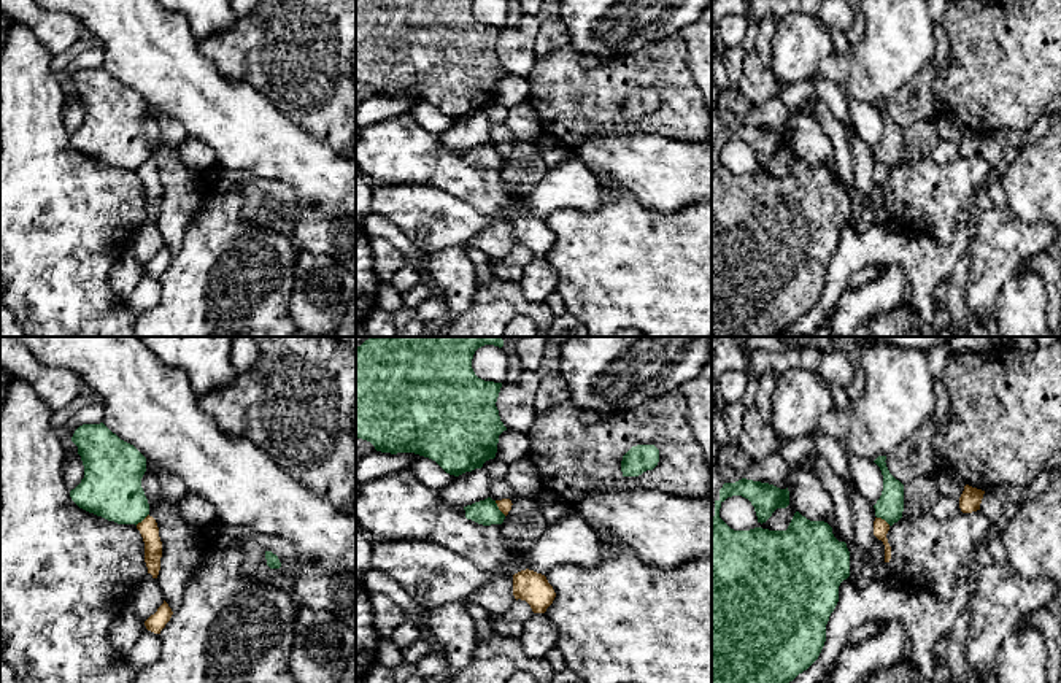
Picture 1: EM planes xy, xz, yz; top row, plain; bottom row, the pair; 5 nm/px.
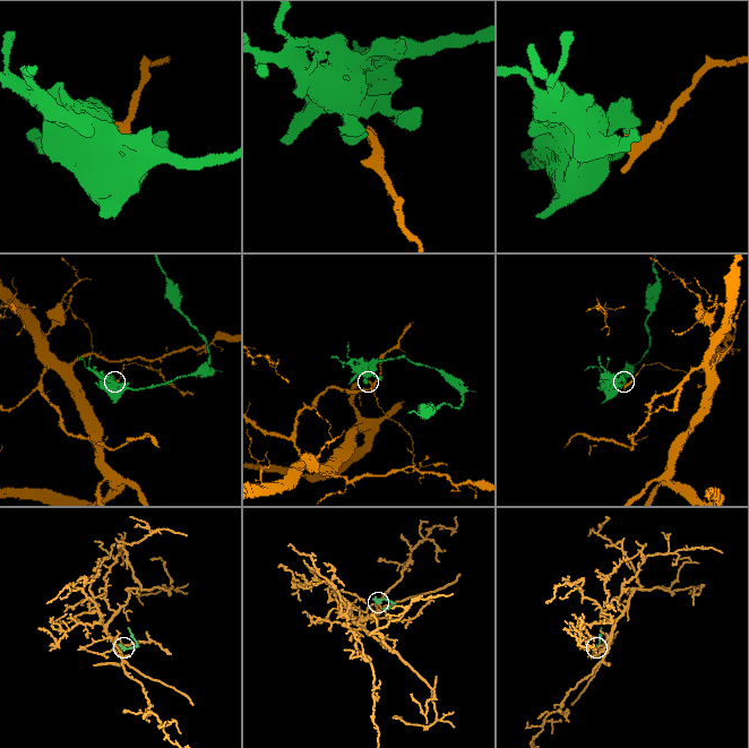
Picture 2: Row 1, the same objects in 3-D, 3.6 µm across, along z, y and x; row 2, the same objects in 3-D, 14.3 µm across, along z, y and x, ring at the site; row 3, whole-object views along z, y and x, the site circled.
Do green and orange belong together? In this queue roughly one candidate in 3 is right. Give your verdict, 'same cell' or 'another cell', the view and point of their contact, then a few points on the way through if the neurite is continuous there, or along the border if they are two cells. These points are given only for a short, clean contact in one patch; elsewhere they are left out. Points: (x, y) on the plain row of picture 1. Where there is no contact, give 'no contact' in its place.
another cell | xz (497, 153) | along xz (494, 145), (505, 159)

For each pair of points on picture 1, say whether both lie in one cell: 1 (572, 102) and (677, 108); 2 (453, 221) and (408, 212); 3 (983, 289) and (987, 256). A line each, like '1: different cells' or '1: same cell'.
1: same cell
2: same cell
3: same cell

